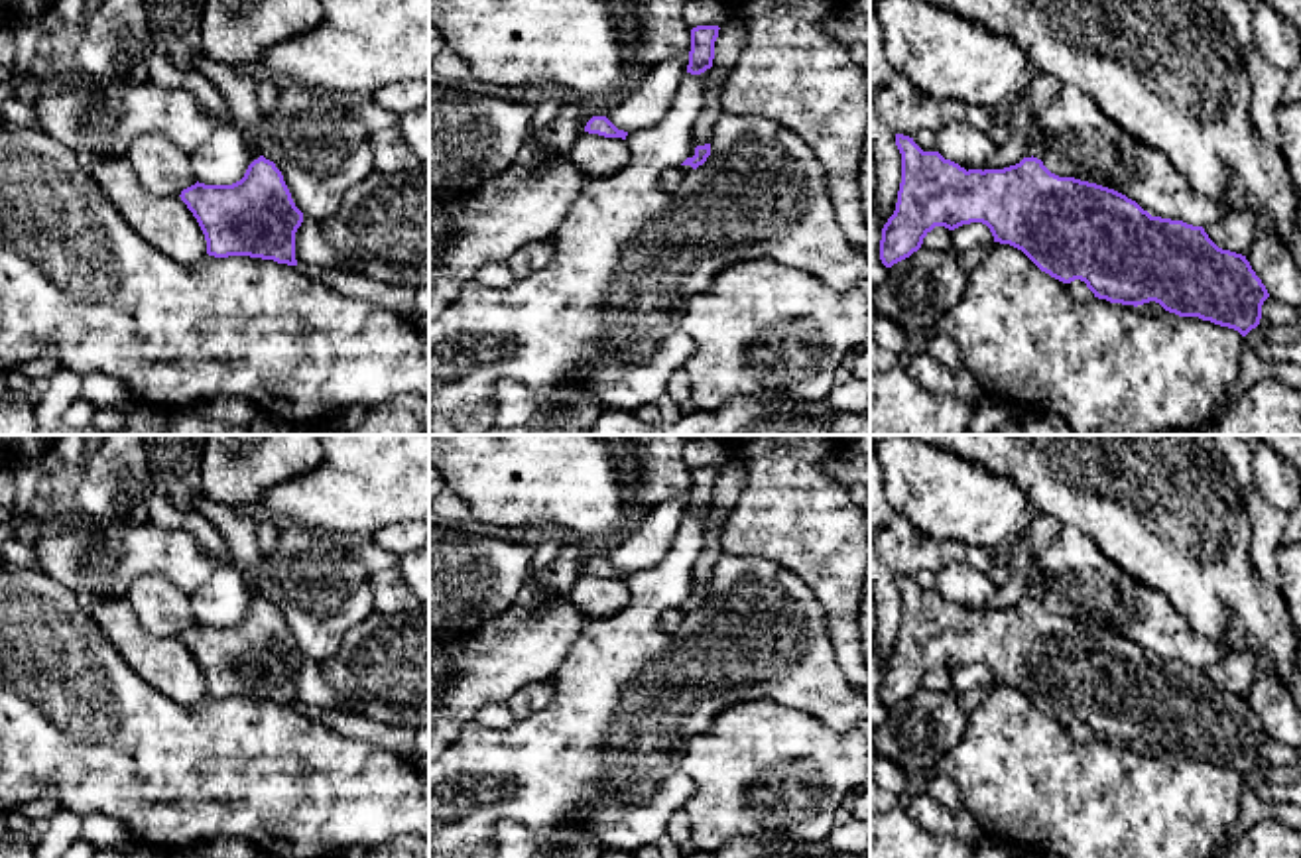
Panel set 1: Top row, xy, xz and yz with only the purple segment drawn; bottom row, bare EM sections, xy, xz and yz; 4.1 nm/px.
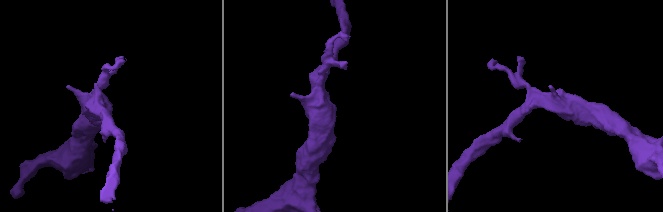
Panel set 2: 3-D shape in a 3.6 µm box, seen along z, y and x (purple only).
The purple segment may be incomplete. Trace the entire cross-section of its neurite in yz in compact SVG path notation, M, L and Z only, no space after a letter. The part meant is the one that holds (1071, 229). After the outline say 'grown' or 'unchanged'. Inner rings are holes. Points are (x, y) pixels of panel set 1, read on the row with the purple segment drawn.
M896 134L896 146L901 153L901 183L896 211L882 228L880 260L886 268L917 252L935 226L955 230L962 224L982 222L990 228L994 242L1022 250L1041 272L1063 283L1084 281L1098 299L1134 307L1155 301L1169 313L1199 317L1234 329L1242 337L1260 325L1262 305L1270 293L1246 256L1218 248L1203 226L1151 216L1114 189L1051 173L1041 161L1043 148L1039 144L1031 144L1020 163L984 171L966 171L939 152L923 152L913 138L903 134Z; grown

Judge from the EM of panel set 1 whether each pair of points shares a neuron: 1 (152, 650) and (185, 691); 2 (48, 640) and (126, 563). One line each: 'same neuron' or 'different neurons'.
1: same neuron
2: different neurons

